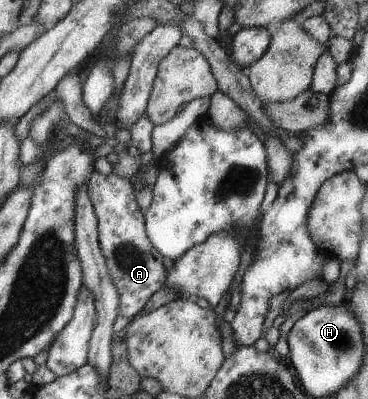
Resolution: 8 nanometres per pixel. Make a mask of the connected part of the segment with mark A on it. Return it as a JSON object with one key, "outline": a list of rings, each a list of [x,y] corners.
{"outline":[[[94,170],[87,182],[87,194],[97,219],[97,244],[118,294],[117,316],[130,320],[163,286],[167,272],[162,265],[162,256],[146,237],[143,212],[136,203],[132,184],[114,172],[104,176]]]}

